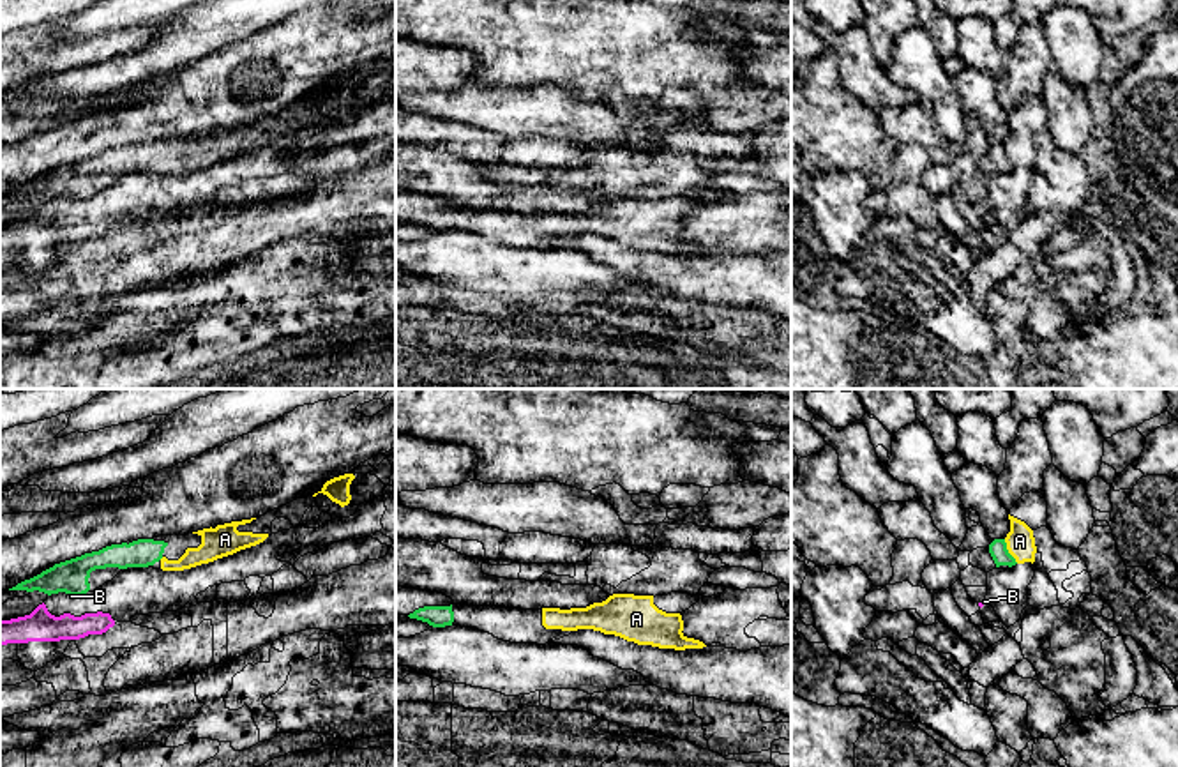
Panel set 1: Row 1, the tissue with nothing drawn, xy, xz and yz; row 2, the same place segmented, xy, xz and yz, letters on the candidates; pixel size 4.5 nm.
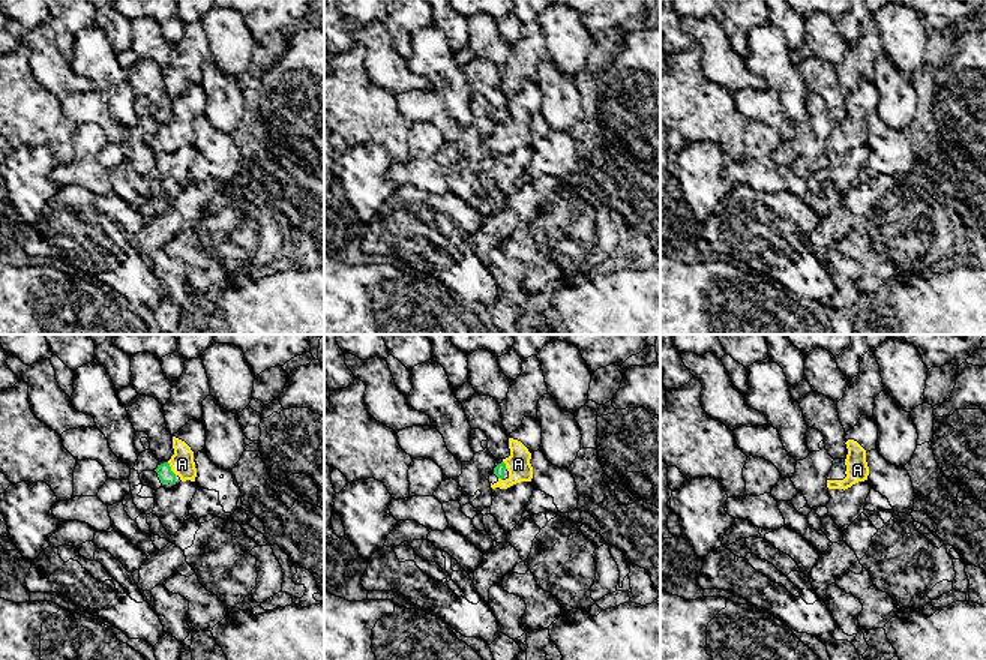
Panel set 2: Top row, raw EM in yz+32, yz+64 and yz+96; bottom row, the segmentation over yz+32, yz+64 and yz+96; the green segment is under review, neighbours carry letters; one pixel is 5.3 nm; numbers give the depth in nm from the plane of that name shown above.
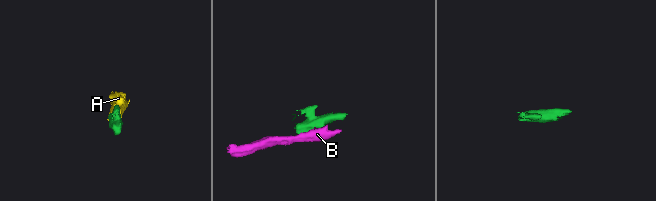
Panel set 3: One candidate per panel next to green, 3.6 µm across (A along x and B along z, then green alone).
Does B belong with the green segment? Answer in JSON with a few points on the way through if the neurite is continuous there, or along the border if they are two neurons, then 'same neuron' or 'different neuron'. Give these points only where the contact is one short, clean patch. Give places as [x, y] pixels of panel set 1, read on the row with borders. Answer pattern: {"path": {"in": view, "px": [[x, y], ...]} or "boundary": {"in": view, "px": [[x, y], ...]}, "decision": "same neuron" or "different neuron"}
{"boundary": {"in": "xy", "px": [[71, 594], [76, 596]]}, "decision": "different neuron"}

